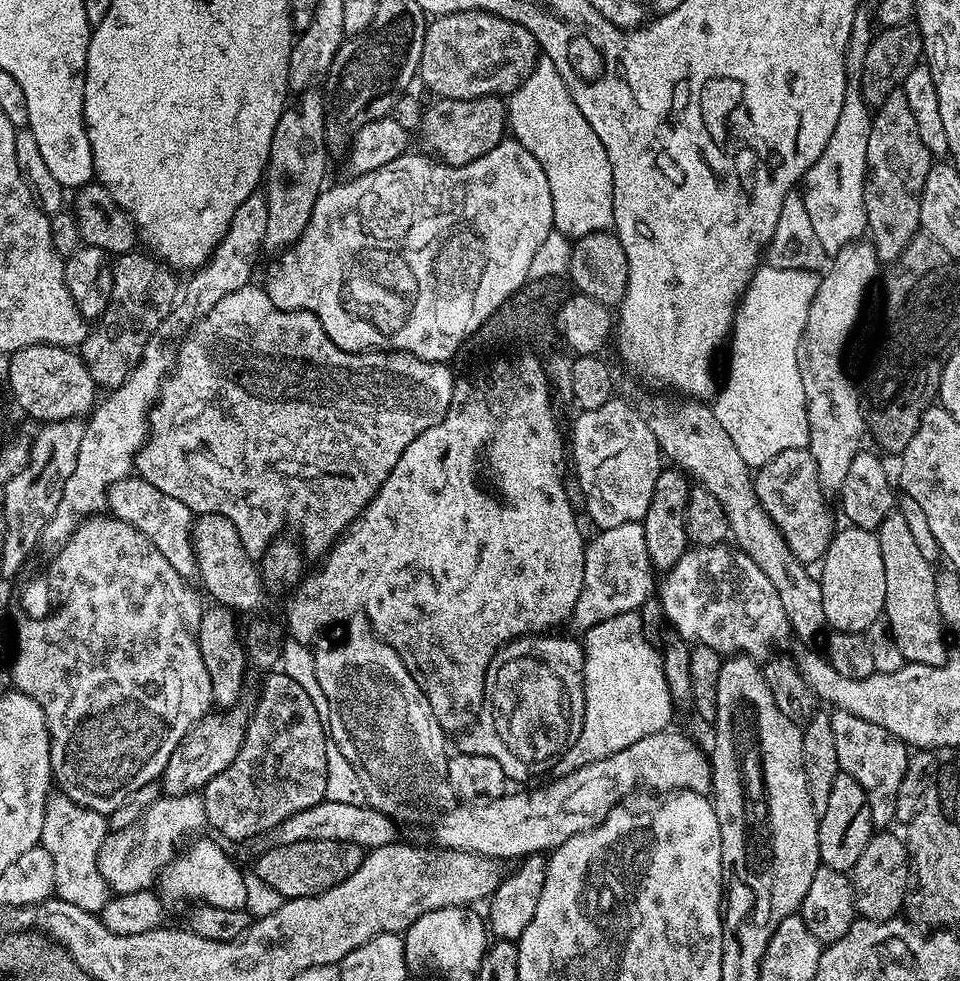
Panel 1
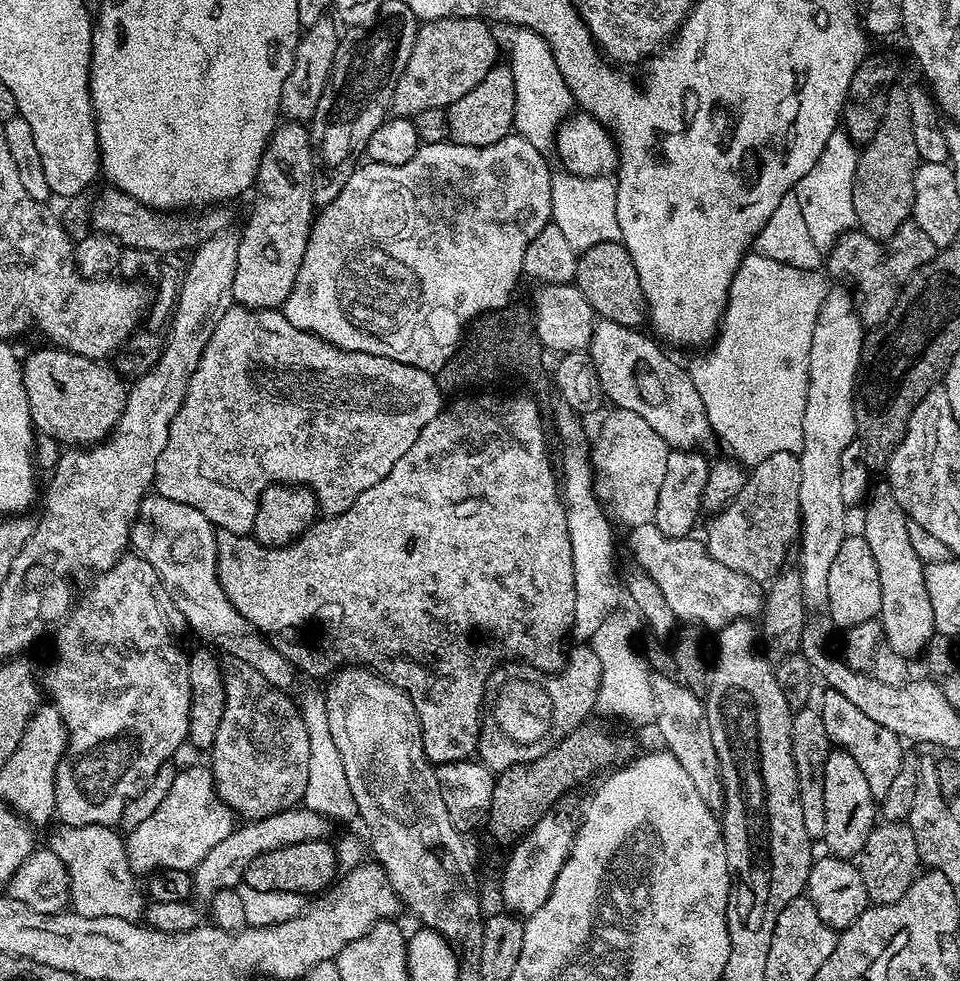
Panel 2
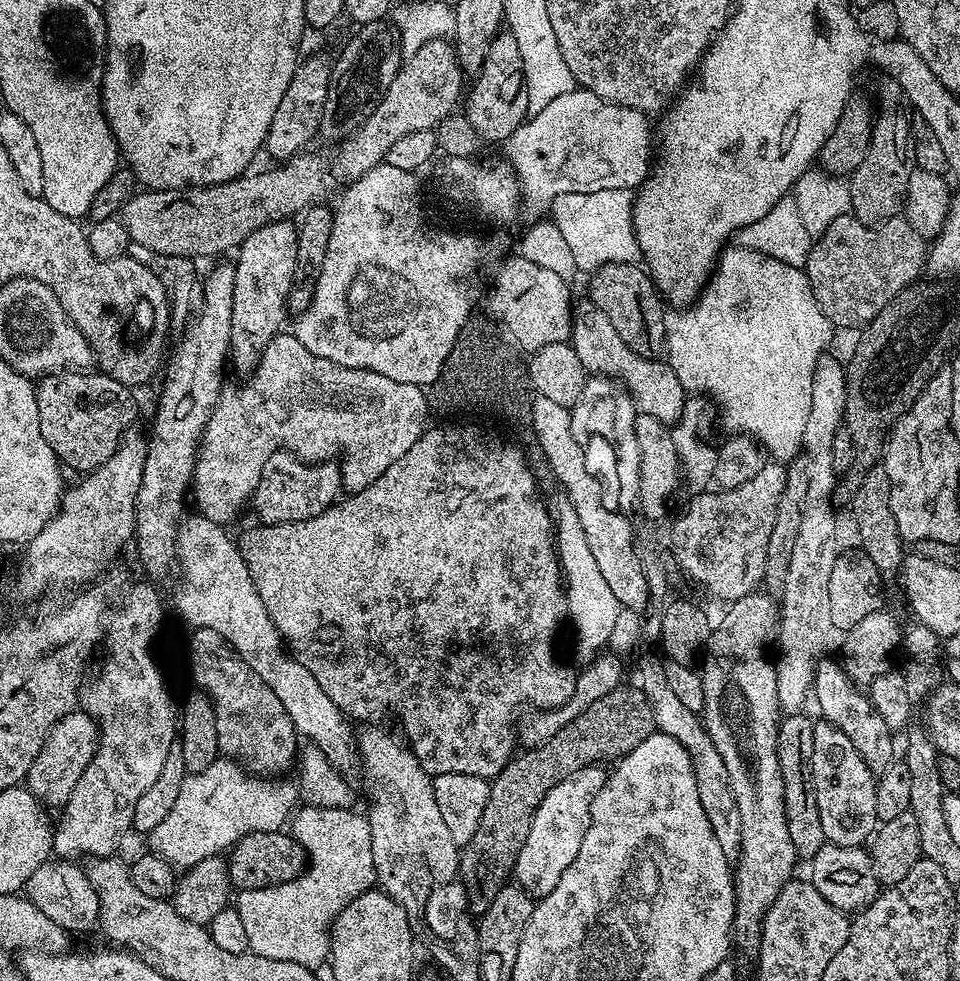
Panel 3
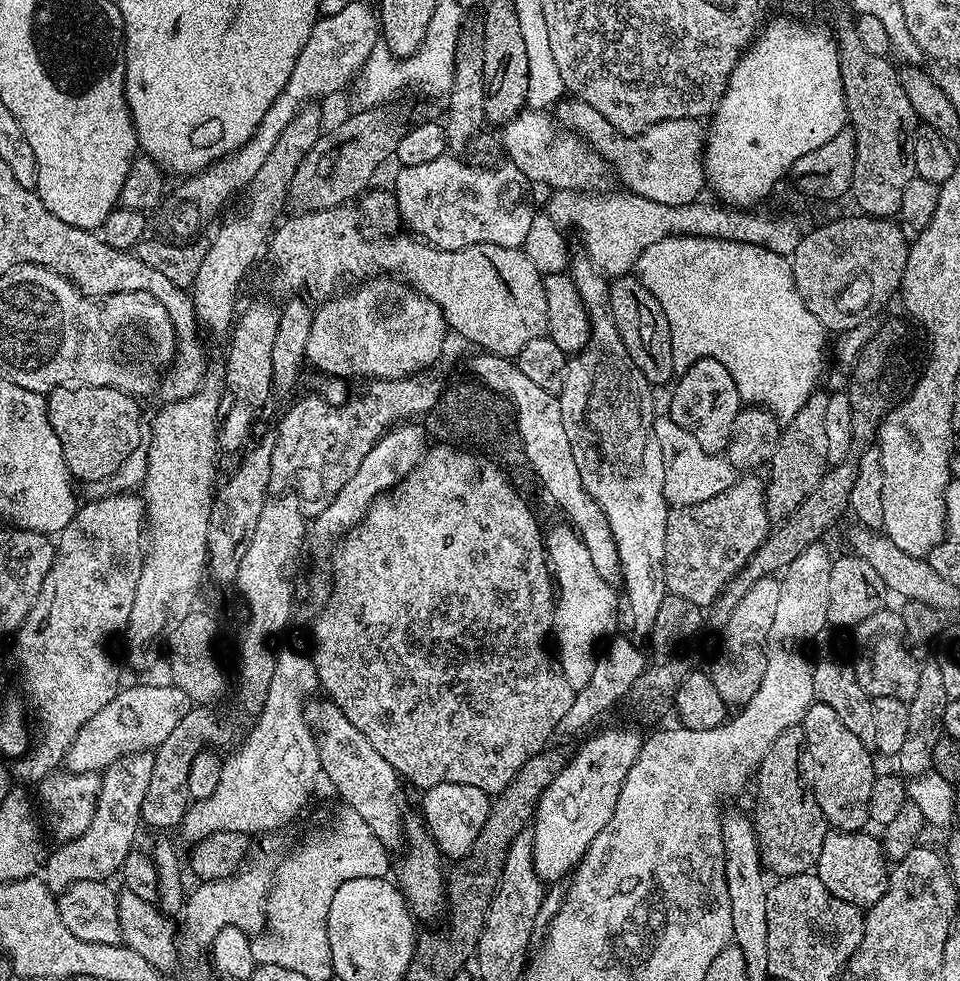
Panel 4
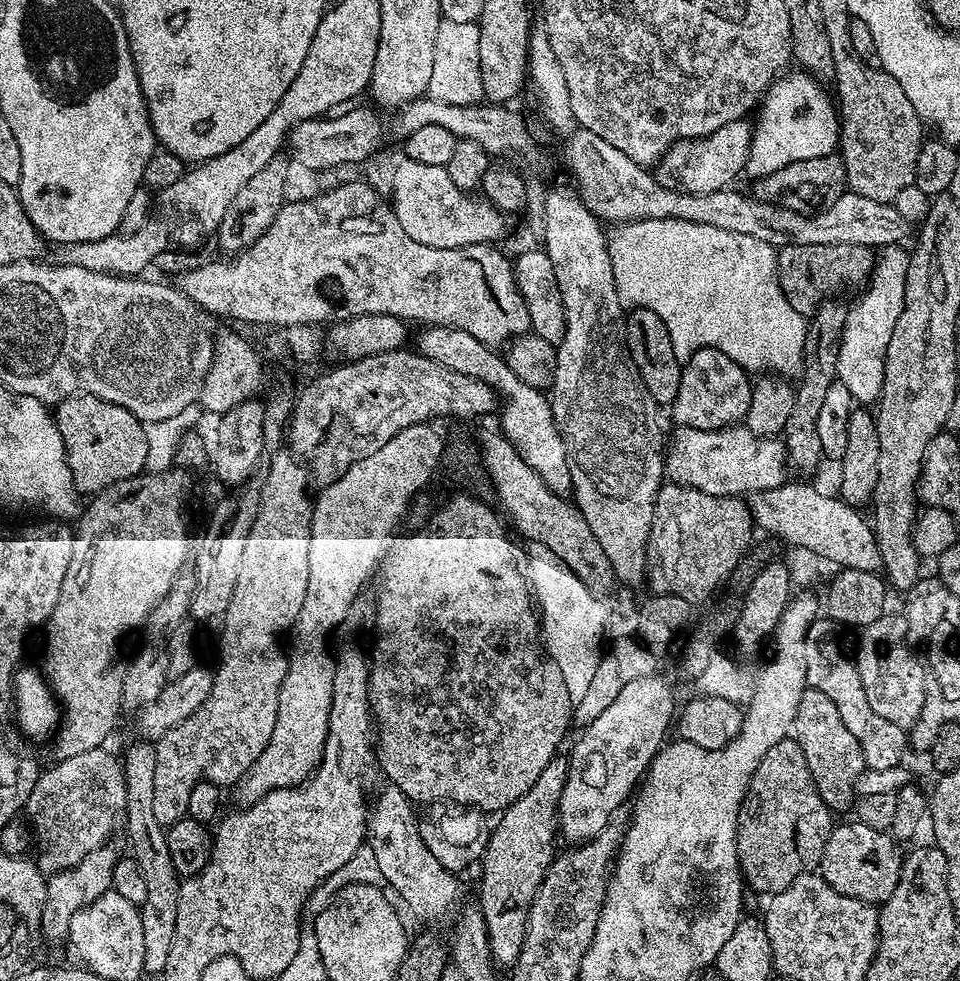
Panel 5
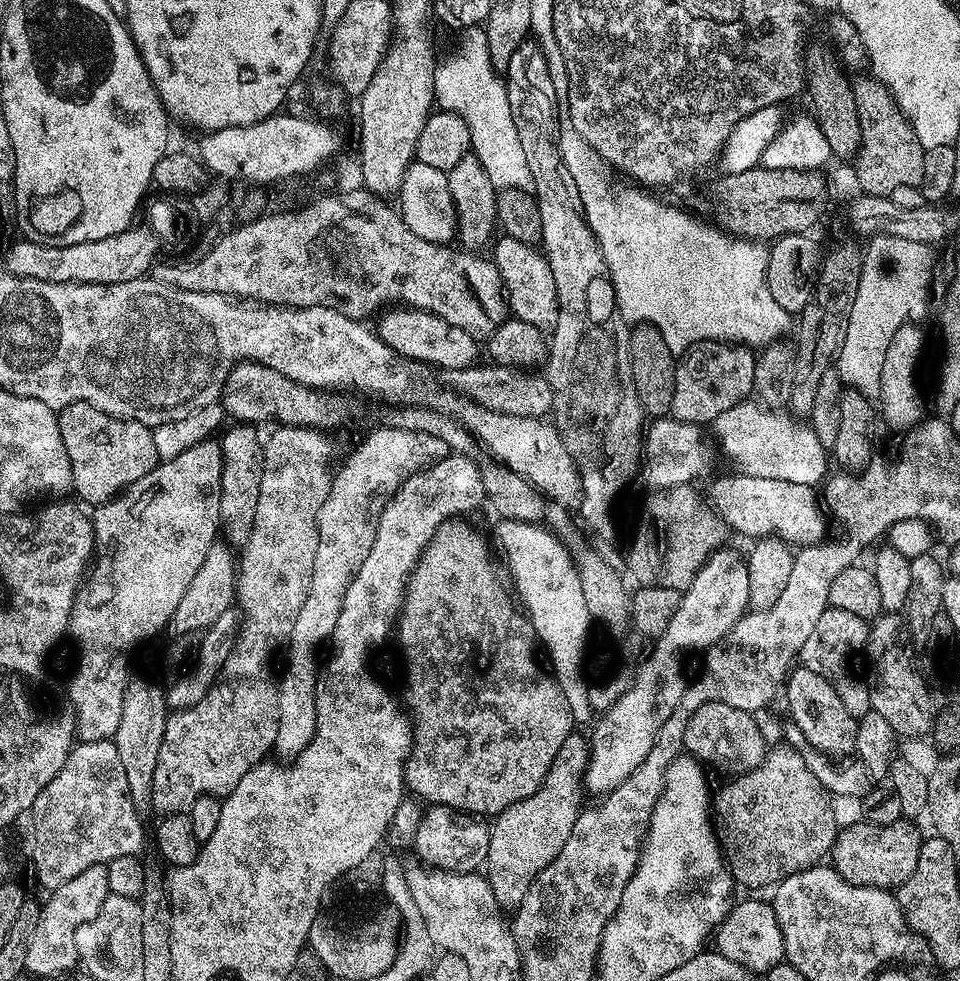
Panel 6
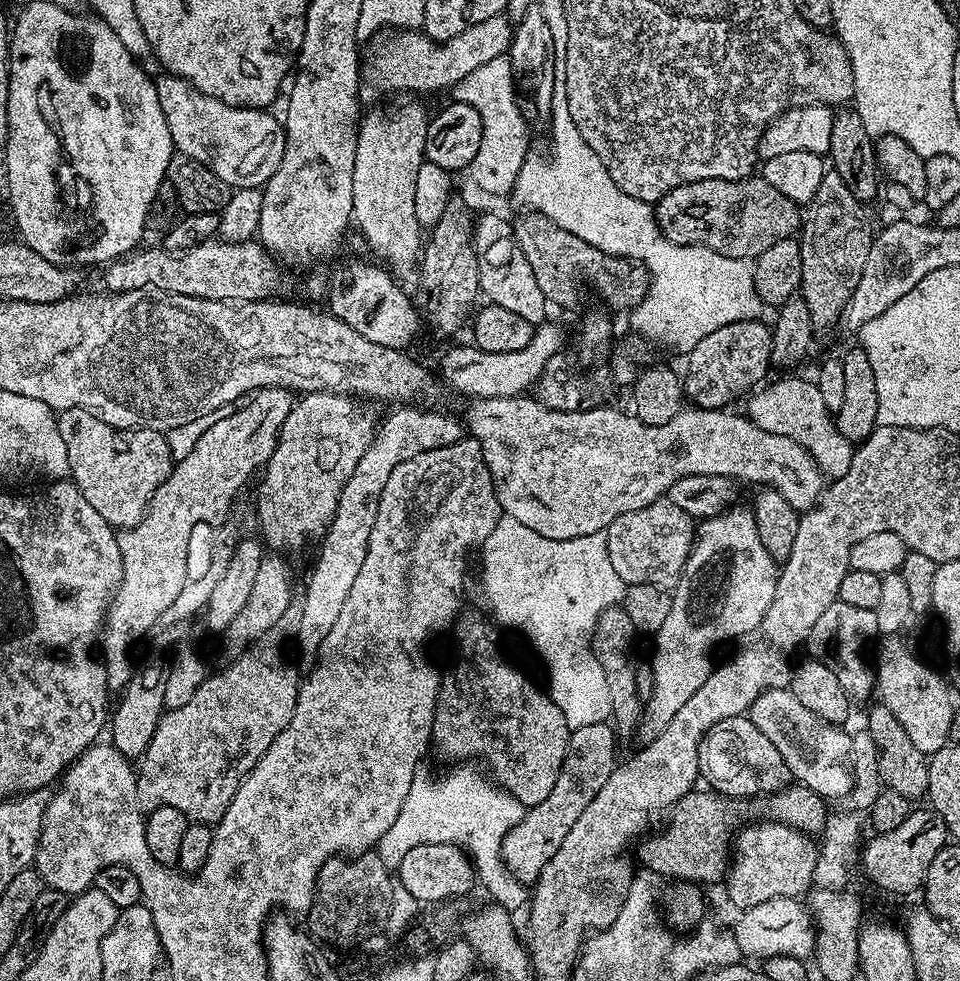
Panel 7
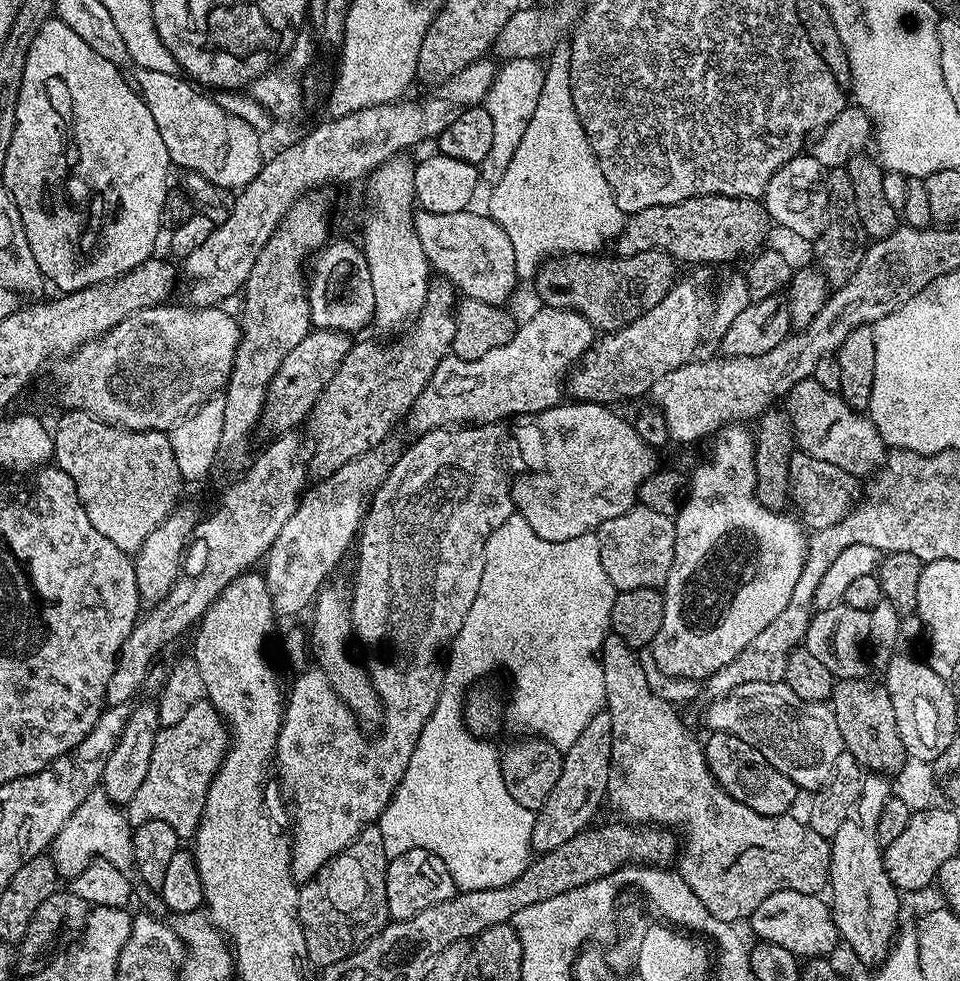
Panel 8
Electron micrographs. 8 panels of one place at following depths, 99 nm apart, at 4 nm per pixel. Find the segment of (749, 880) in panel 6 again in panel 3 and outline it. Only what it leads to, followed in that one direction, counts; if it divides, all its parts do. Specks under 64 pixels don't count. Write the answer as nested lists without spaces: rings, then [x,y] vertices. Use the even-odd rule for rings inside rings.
[[[788,714],[778,725],[778,766],[782,770],[782,786],[784,787],[784,805],[786,806],[786,822],[790,826],[790,842],[794,842],[796,855],[800,858],[811,858],[826,843],[822,830],[822,818],[818,818],[816,796],[810,787],[810,777],[806,771],[808,751],[812,749],[814,738],[813,717],[805,714]]]

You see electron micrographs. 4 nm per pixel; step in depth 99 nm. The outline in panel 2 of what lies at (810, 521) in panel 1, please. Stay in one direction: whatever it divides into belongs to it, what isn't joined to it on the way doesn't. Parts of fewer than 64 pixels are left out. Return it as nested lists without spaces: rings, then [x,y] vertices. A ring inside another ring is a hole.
[[[794,452],[770,454],[762,463],[747,473],[742,490],[721,512],[715,513],[708,524],[708,533],[702,536],[702,543],[709,554],[722,566],[730,566],[738,574],[757,582],[771,581],[772,577],[785,567],[788,551],[793,551],[800,535],[800,458]]]

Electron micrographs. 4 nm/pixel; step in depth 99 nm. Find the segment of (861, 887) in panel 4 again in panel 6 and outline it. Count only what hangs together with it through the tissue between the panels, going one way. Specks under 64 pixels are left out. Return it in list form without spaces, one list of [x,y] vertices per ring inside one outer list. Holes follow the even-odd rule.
[[[904,818],[890,826],[859,823],[852,824],[849,828],[841,827],[837,831],[836,842],[830,853],[831,867],[854,886],[899,889],[900,885],[910,878],[910,874],[914,874],[914,866],[918,866],[922,835],[920,836],[919,830],[912,825],[915,823]]]

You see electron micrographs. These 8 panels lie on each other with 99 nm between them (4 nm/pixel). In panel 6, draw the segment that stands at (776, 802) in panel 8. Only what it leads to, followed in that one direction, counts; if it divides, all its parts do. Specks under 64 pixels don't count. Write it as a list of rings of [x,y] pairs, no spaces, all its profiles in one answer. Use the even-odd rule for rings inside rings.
[[[708,702],[694,710],[690,722],[686,722],[684,752],[696,757],[709,769],[721,768],[724,772],[732,772],[728,774],[750,772],[764,761],[766,751],[764,732],[756,725],[756,719],[753,713],[726,706],[726,702]]]

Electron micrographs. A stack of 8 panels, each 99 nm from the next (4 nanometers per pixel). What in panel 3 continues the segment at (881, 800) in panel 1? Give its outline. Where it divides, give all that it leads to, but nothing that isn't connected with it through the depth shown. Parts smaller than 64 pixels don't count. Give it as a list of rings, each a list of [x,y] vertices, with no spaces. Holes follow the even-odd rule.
[[[839,659],[816,661],[816,677],[812,679],[811,695],[816,696],[816,704],[820,707],[820,712],[825,721],[834,726],[838,726],[838,730],[842,730],[842,734],[846,734],[846,738],[850,738],[850,742],[858,749],[858,754],[862,754],[862,762],[866,762],[866,766],[870,766],[870,770],[874,774],[885,772],[886,769],[894,762],[895,754],[898,752],[898,744],[892,741],[894,736],[893,729],[886,726],[886,722],[882,722],[882,714],[878,714],[878,710],[874,710],[872,701],[867,695],[853,683],[852,679],[844,672],[843,663]]]

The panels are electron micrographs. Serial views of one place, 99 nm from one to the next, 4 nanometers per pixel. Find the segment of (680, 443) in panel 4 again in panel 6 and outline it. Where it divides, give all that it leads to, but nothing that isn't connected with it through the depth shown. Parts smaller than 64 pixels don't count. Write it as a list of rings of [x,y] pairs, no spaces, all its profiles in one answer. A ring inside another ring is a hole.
[[[749,398],[738,402],[738,406],[730,406],[730,410],[726,410],[726,414],[718,414],[714,422],[714,429],[716,428],[717,434],[724,442],[725,450],[738,458],[739,471],[745,476],[754,478],[778,478],[782,482],[819,485],[829,475],[830,452],[812,429],[811,423],[799,424],[790,413],[782,412],[786,410],[777,410],[775,407],[765,406],[760,402],[755,404],[754,401],[756,400]]]

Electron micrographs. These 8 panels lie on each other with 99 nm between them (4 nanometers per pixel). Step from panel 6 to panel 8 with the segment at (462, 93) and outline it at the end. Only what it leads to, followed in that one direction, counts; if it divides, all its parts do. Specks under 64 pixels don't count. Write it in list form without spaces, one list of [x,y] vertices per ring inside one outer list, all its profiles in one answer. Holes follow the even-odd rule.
[[[514,58],[499,65],[482,105],[494,121],[494,139],[490,145],[490,154],[486,154],[486,158],[482,158],[478,166],[481,181],[485,185],[498,183],[502,174],[506,174],[506,166],[510,166],[510,158],[514,158],[514,150],[518,150],[518,142],[522,142],[522,134],[526,134],[530,118],[534,118],[534,106],[538,106],[538,94],[542,94],[544,70],[545,65],[539,59]]]

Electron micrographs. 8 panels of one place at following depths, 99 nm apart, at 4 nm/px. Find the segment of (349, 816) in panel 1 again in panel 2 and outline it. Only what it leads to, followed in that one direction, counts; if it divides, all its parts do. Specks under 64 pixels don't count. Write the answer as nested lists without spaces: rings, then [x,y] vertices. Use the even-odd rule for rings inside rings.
[[[303,806],[290,807],[288,809],[281,809],[280,812],[270,814],[269,817],[264,817],[261,820],[248,820],[241,823],[242,826],[233,827],[230,834],[226,834],[226,838],[222,838],[222,842],[218,842],[218,846],[210,849],[210,854],[206,854],[204,861],[191,873],[190,888],[193,893],[204,899],[204,902],[211,901],[213,896],[218,894],[218,890],[226,890],[227,888],[239,888],[243,879],[246,866],[250,866],[250,862],[258,856],[258,854],[266,854],[270,850],[278,850],[286,846],[292,846],[303,840],[322,840],[329,834],[328,825],[330,820],[322,813],[315,812]]]

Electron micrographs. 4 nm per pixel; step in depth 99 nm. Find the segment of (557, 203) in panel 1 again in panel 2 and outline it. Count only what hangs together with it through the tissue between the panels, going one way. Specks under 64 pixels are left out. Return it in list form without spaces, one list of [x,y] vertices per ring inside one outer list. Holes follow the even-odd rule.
[[[516,28],[513,33],[514,128],[530,146],[548,150],[553,147],[556,129],[573,115],[574,101],[547,41],[530,28]],[[553,175],[550,180],[550,220],[562,230],[574,252],[585,252],[598,242],[620,240],[615,183],[603,176],[563,175]]]

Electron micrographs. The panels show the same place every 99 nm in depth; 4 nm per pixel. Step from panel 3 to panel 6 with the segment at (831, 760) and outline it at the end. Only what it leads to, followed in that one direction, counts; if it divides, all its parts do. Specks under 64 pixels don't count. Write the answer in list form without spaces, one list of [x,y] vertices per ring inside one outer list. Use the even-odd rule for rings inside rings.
[[[803,666],[793,667],[786,681],[786,696],[787,692],[791,723],[802,730],[805,743],[811,749],[833,758],[844,758],[855,753],[857,717],[846,710],[845,703],[838,696],[838,690],[834,690],[834,686],[830,686],[822,674],[814,674],[814,670]]]

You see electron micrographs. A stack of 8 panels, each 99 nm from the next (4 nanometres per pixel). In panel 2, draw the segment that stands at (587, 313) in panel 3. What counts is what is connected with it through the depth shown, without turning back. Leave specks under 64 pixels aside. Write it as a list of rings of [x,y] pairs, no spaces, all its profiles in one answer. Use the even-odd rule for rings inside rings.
[[[597,319],[588,351],[594,368],[598,371],[598,378],[607,401],[613,407],[634,410],[638,418],[644,419],[654,429],[654,434],[658,434],[658,438],[668,443],[669,449],[707,449],[708,439],[711,441],[714,433],[706,418],[706,406],[702,406],[702,398],[694,387],[692,376],[682,364],[680,366],[668,356],[664,352],[666,350],[653,337],[650,339],[642,333],[641,329],[622,326],[621,323],[610,322],[609,319]]]

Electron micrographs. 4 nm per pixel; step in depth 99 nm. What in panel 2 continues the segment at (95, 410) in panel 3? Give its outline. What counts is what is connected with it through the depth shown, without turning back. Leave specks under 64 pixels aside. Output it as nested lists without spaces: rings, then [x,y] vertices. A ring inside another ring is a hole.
[[[43,346],[22,360],[24,369],[24,385],[26,386],[26,402],[30,402],[30,418],[33,429],[52,440],[64,444],[60,446],[91,446],[107,438],[112,429],[120,421],[124,413],[128,388],[119,372],[105,366],[99,360],[91,360],[79,356],[65,348]]]

